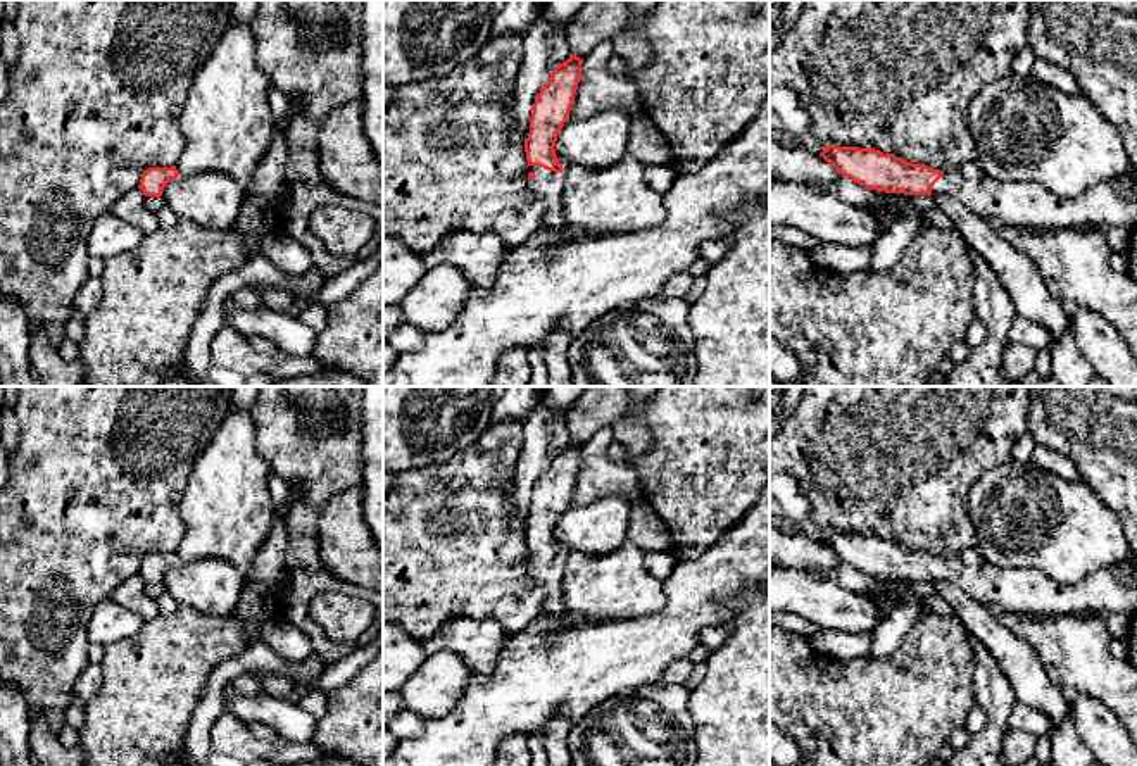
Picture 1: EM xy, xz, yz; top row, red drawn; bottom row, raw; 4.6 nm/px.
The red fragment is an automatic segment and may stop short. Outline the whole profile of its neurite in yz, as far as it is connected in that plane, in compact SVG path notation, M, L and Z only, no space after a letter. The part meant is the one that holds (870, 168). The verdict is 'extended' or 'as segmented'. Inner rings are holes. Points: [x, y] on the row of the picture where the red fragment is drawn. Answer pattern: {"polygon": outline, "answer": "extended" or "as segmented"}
{"polygon": "M828 145L820 157L864 188L904 195L947 195L983 217L997 216L1015 226L1137 226L1137 185L1130 171L1094 185L1078 197L1061 198L1037 183L999 181L990 176L975 181L875 148Z", "answer": "extended"}

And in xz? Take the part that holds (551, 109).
{"polygon": "M569 55L559 64L549 81L535 98L530 119L530 133L525 140L528 160L528 193L533 200L542 200L547 209L540 228L550 231L557 240L562 231L562 166L556 155L557 135L569 119L581 76L583 59Z", "answer": "extended"}

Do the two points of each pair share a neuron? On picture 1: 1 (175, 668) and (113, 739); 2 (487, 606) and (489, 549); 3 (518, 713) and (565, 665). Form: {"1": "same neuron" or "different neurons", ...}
{"1": "same neuron", "2": "same neuron", "3": "same neuron"}

